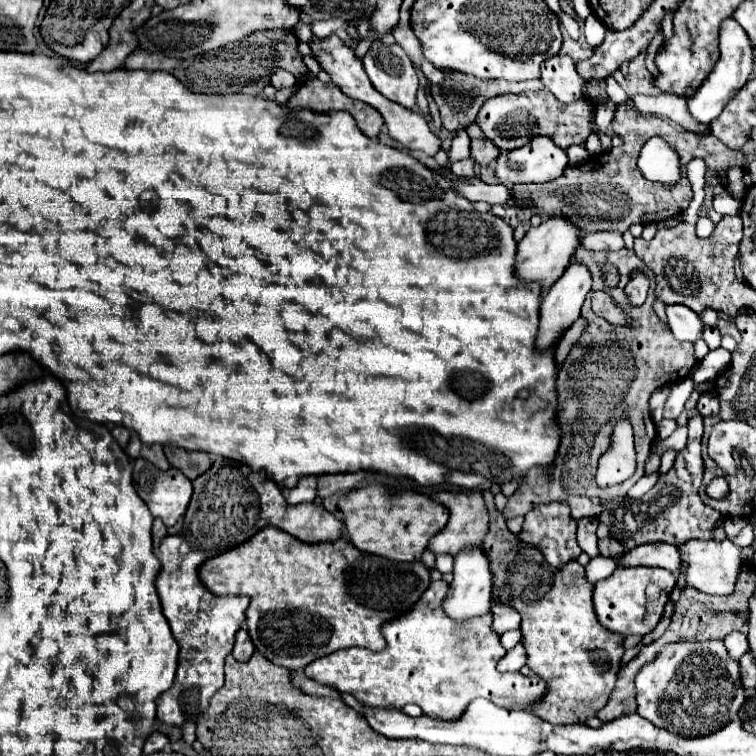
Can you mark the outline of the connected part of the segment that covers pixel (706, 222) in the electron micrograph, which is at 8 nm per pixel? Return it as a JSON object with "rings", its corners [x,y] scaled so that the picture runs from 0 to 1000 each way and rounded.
{"rings":[[[925,287],[925,292],[922,292],[922,311],[925,313],[940,313],[943,303],[946,303],[946,295],[938,287]]]}

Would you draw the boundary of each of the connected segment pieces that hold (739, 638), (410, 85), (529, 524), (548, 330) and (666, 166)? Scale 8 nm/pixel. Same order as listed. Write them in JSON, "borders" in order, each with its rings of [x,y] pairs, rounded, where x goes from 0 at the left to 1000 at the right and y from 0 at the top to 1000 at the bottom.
{"borders":[[[[970,835],[970,837],[964,837],[956,851],[959,851],[959,856],[962,856],[962,864],[964,864],[972,874],[978,874],[980,866],[985,866],[985,864],[991,861],[985,835]]],[[[493,57],[488,70],[480,75],[483,97],[493,115],[512,131],[544,144],[552,131],[554,102],[544,86],[538,70],[522,60]]],[[[729,665],[729,668],[710,668],[694,681],[692,702],[687,705],[687,710],[694,718],[705,718],[731,750],[742,750],[769,731],[769,724],[763,721],[761,713],[761,702],[763,692],[755,687],[753,671],[747,665]]],[[[755,348],[747,356],[747,361],[726,380],[716,401],[716,430],[713,430],[716,438],[710,446],[710,456],[716,462],[724,462],[724,456],[731,456],[731,451],[737,451],[737,443],[742,443],[745,435],[753,435],[758,430],[758,425],[769,414],[769,403],[779,385],[782,385],[782,358],[771,348]]],[[[861,181],[851,192],[843,218],[851,229],[851,234],[861,242],[874,242],[874,245],[890,247],[901,237],[898,202],[890,200],[890,194],[874,181]]]]}

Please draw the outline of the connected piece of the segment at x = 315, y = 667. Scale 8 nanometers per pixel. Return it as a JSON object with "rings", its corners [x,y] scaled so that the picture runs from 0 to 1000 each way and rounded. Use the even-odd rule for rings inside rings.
{"rings":[[[570,769],[567,779],[557,787],[552,800],[522,816],[520,821],[512,821],[507,827],[509,848],[512,856],[507,861],[485,861],[478,856],[464,856],[454,861],[443,861],[433,869],[425,869],[403,882],[403,893],[419,903],[435,906],[446,911],[448,917],[464,917],[478,933],[485,935],[522,935],[530,938],[538,930],[549,930],[560,938],[562,946],[578,948],[578,951],[604,951],[615,940],[615,935],[628,925],[628,922],[642,922],[652,927],[660,935],[668,938],[684,938],[702,933],[705,927],[716,925],[721,919],[721,901],[713,896],[694,896],[689,890],[660,890],[655,885],[657,874],[668,866],[668,858],[660,851],[660,843],[649,835],[649,811],[631,816],[628,821],[602,827],[583,806],[583,795],[591,784],[591,771],[589,769]]]}

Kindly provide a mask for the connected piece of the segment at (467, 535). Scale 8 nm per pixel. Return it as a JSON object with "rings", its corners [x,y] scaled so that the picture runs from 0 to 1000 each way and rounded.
{"rings":[[[583,649],[578,655],[578,663],[594,673],[594,689],[591,689],[589,700],[567,716],[565,726],[575,734],[583,734],[583,731],[604,734],[607,729],[612,729],[618,724],[634,724],[642,713],[642,705],[647,702],[647,684],[644,684],[639,655],[634,649],[607,649],[607,652]]]}

